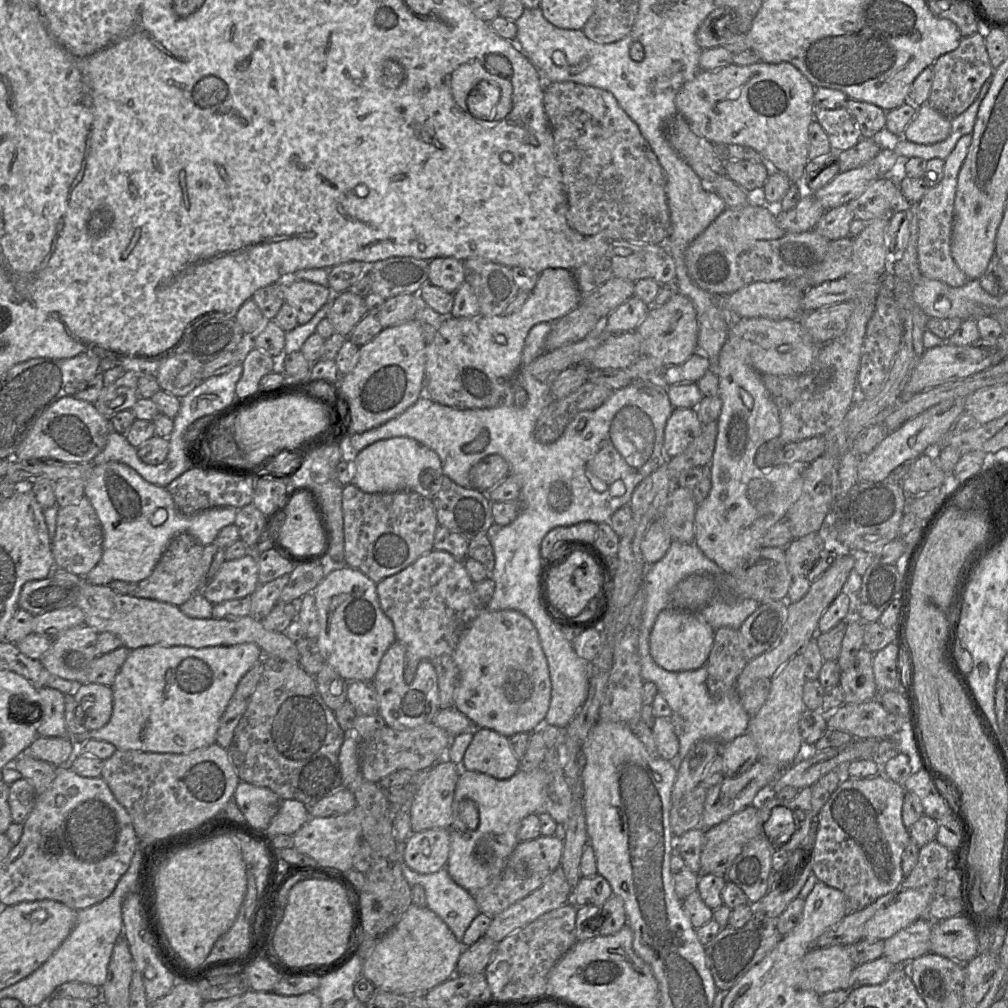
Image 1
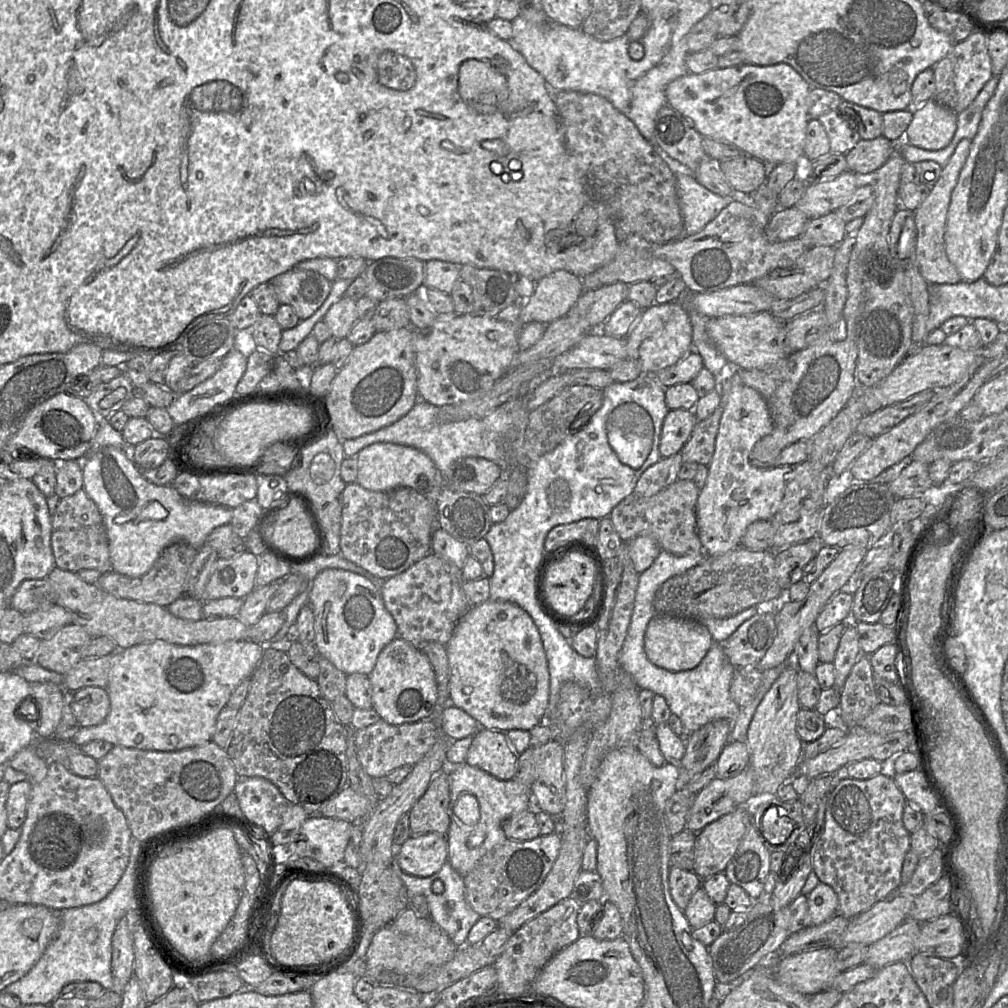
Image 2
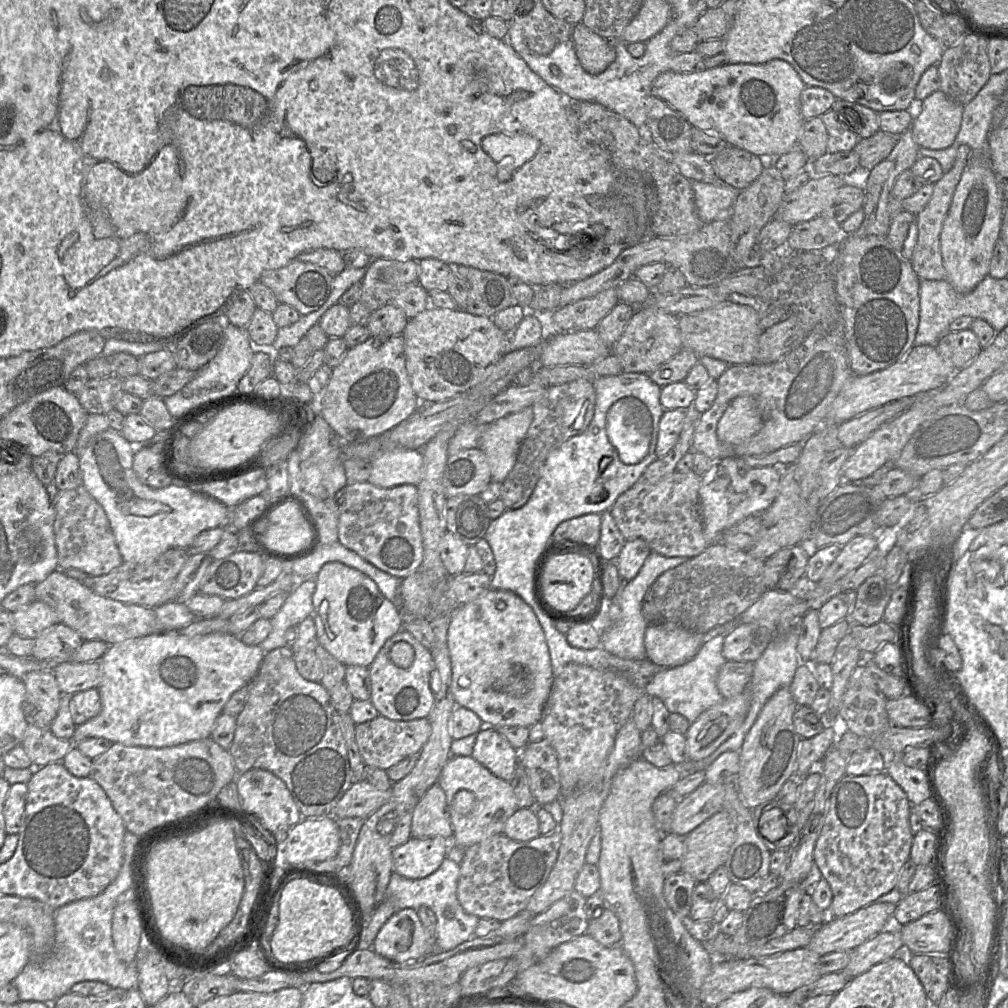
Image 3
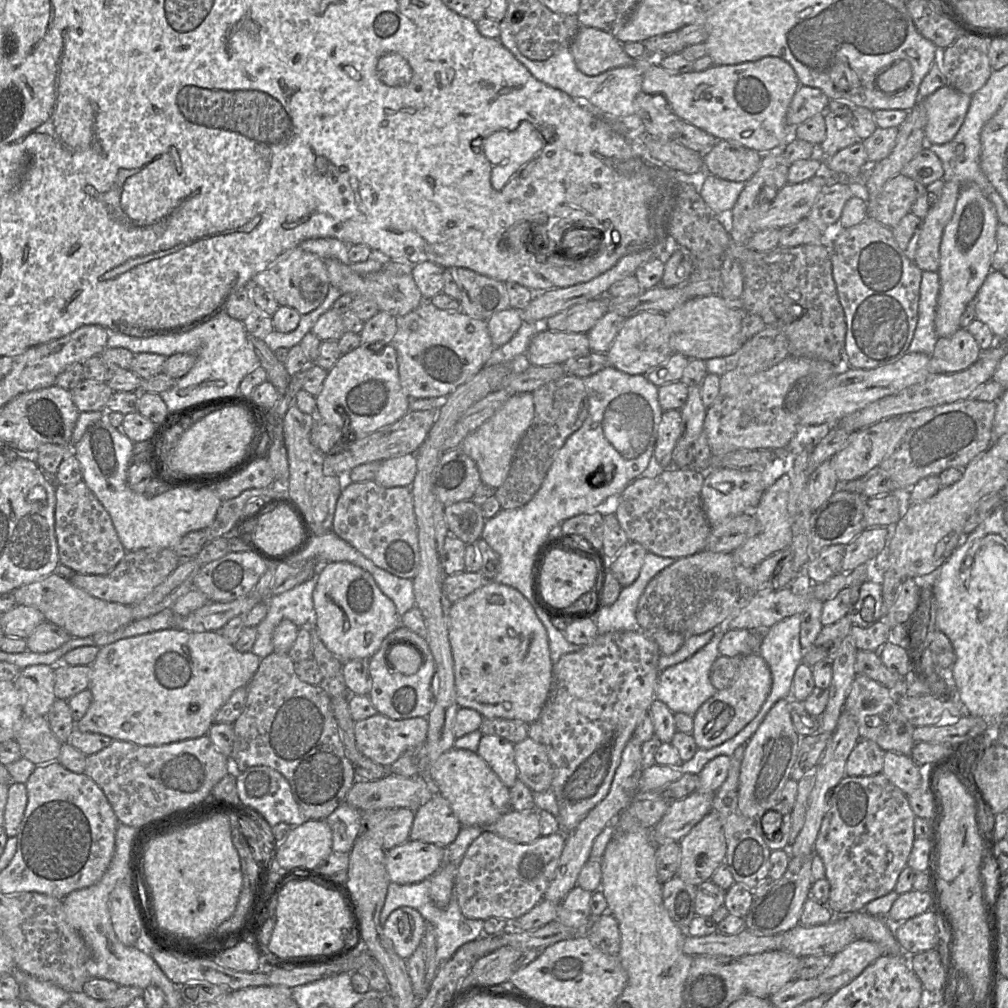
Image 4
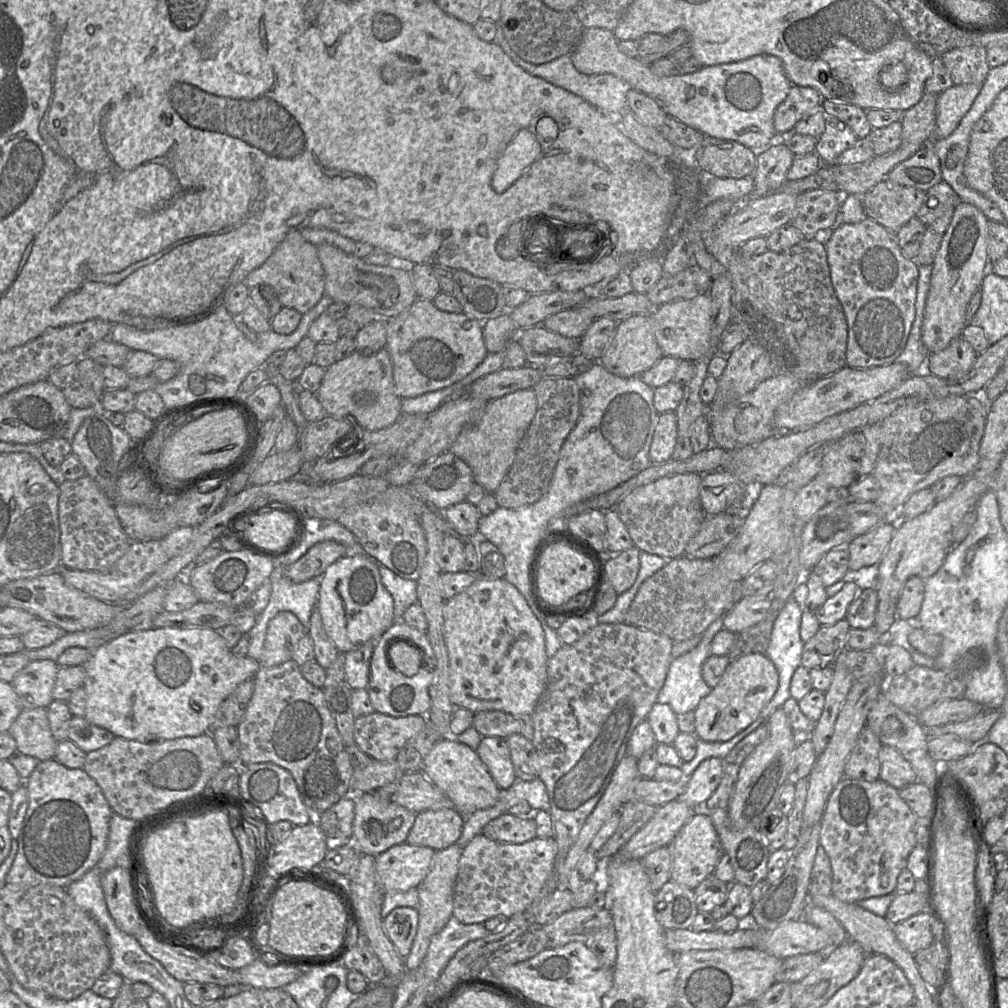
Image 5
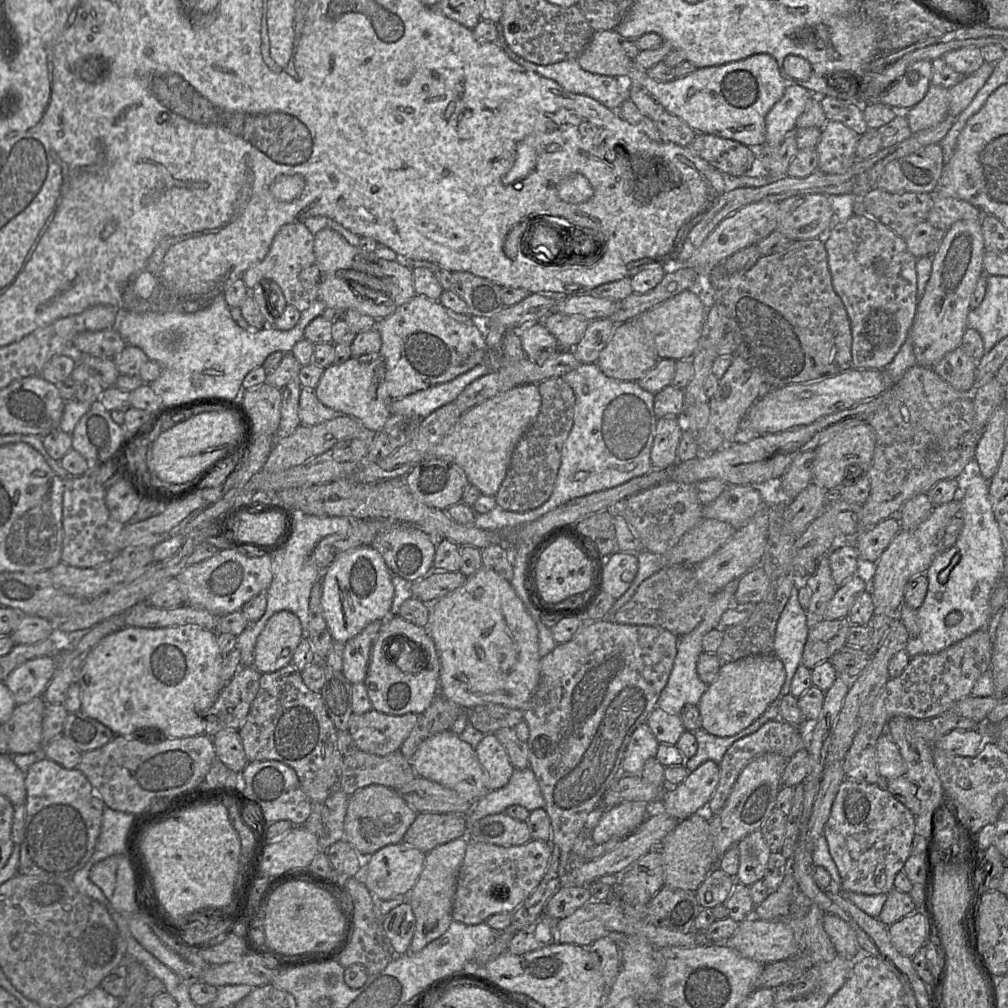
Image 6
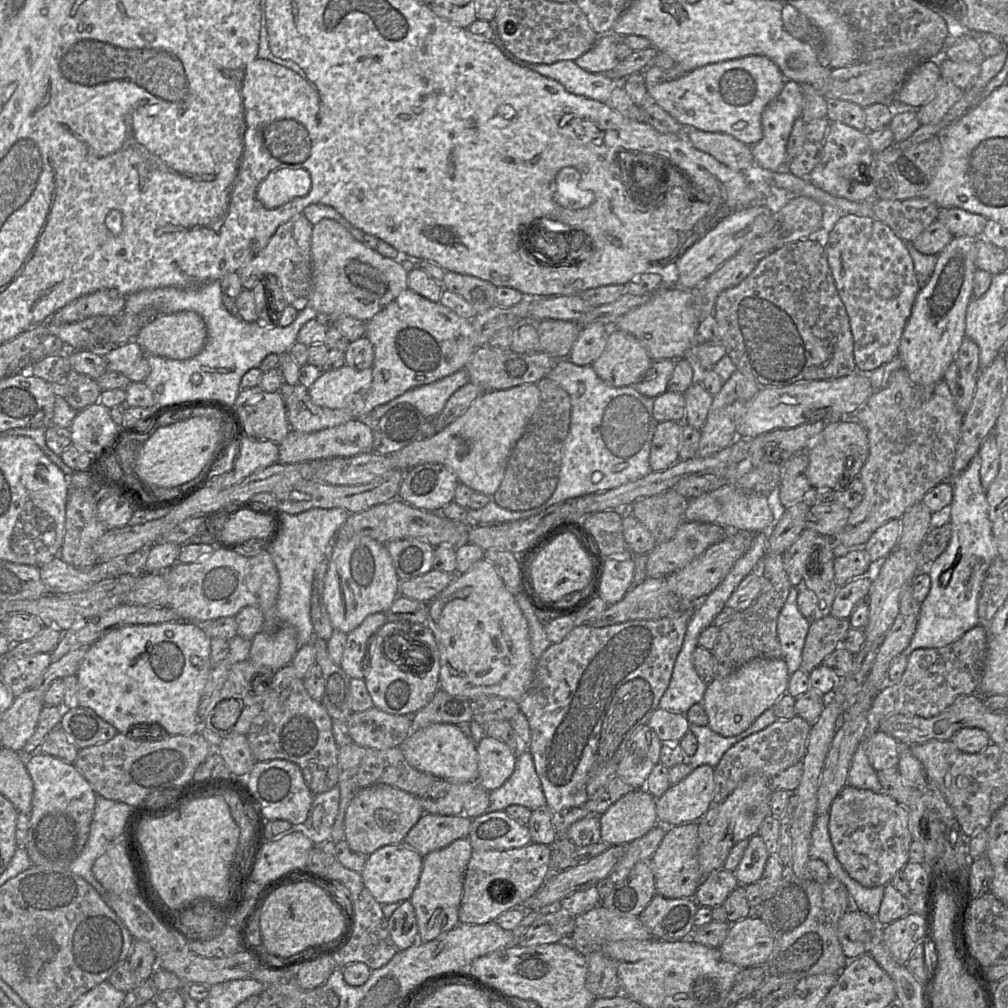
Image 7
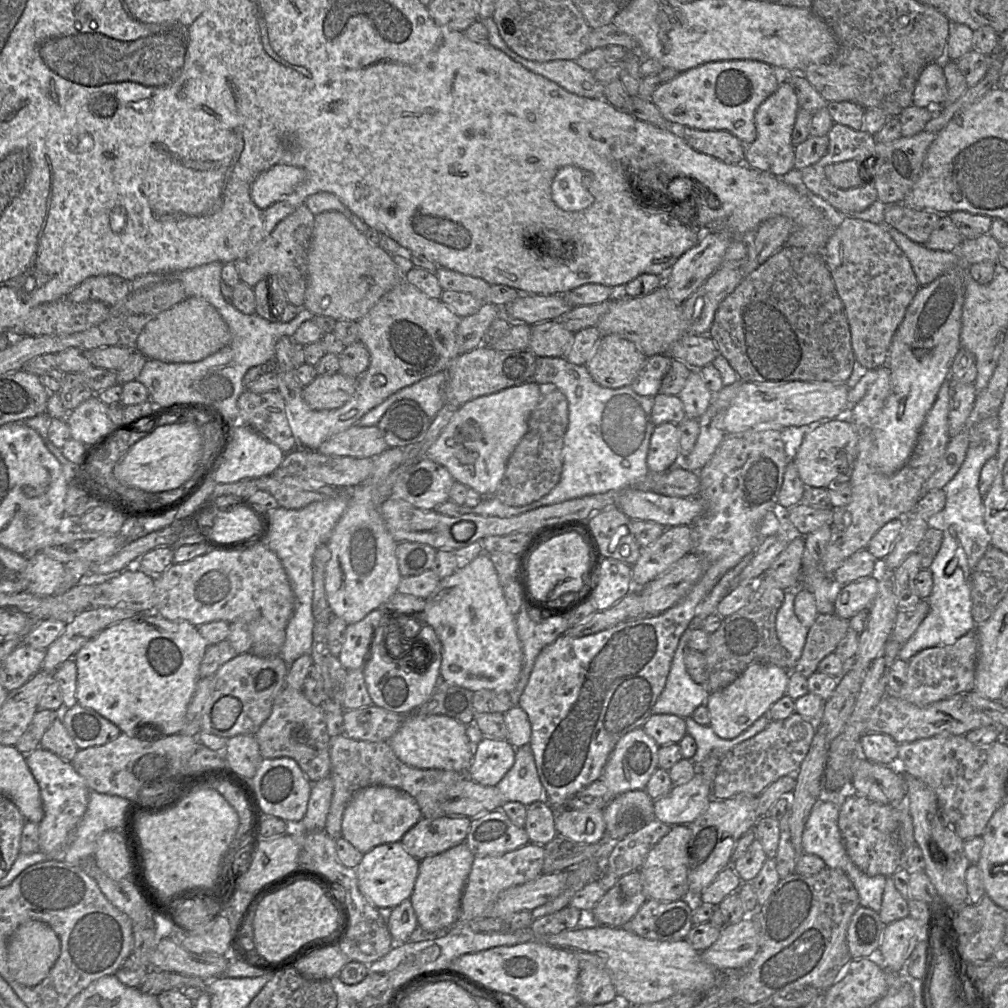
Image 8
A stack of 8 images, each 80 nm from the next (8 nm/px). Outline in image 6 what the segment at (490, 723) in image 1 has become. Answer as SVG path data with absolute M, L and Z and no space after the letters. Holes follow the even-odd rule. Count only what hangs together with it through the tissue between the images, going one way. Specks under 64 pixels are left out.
M482 567L461 587L429 606L428 632L440 659L440 694L465 710L494 703L523 711L539 684L541 657L536 624L511 583Z

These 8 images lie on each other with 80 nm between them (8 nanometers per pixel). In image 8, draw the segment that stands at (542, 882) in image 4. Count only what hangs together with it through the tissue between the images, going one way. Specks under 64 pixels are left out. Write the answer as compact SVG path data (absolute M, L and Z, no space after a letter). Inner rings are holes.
M531 842L501 856L475 857L462 894L460 919L487 917L487 908L501 892L536 879L542 874L543 863L544 846Z

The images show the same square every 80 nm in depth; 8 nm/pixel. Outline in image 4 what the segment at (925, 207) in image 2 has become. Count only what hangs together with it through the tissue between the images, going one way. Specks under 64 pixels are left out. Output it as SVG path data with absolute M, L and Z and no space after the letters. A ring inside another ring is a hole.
M945 181L938 201L922 219L914 259L914 263L921 271L938 271L942 234L953 215L961 188L957 182Z

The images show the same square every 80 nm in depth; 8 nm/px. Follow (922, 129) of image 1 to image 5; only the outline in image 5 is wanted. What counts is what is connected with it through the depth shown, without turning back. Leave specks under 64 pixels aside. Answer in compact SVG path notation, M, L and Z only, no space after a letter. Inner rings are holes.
M982 84L953 85L937 95L935 139L948 137L977 97Z

